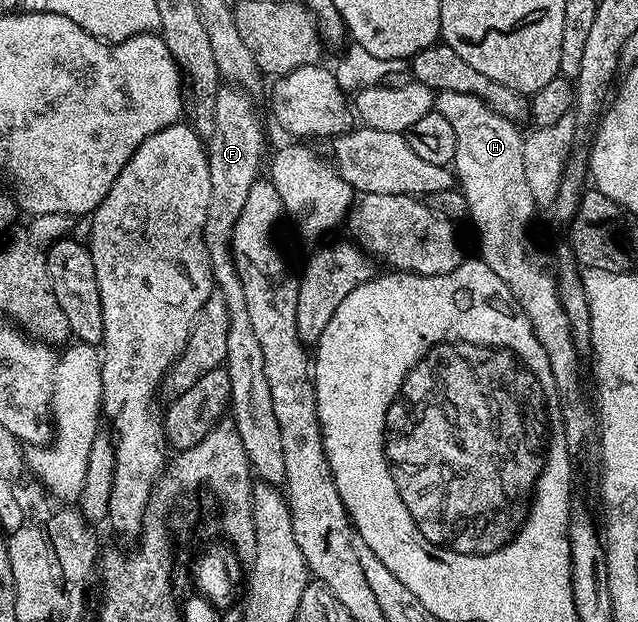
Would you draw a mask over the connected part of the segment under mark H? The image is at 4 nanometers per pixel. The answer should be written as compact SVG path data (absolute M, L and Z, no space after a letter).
M441 92L435 98L434 109L454 127L454 140L458 143L454 175L468 204L470 222L476 228L479 260L484 261L486 267L506 283L506 287L510 287L514 299L518 299L518 307L526 311L526 319L530 319L534 335L545 348L550 369L554 371L566 427L566 443L569 449L579 451L587 443L588 436L591 433L593 436L598 417L589 394L587 397L580 386L582 354L576 350L570 319L566 319L566 311L558 295L553 266L548 266L543 251L528 234L528 224L538 212L538 206L526 184L526 166L522 163L524 137L516 130L519 129L517 122L508 121L482 99L469 93Z

